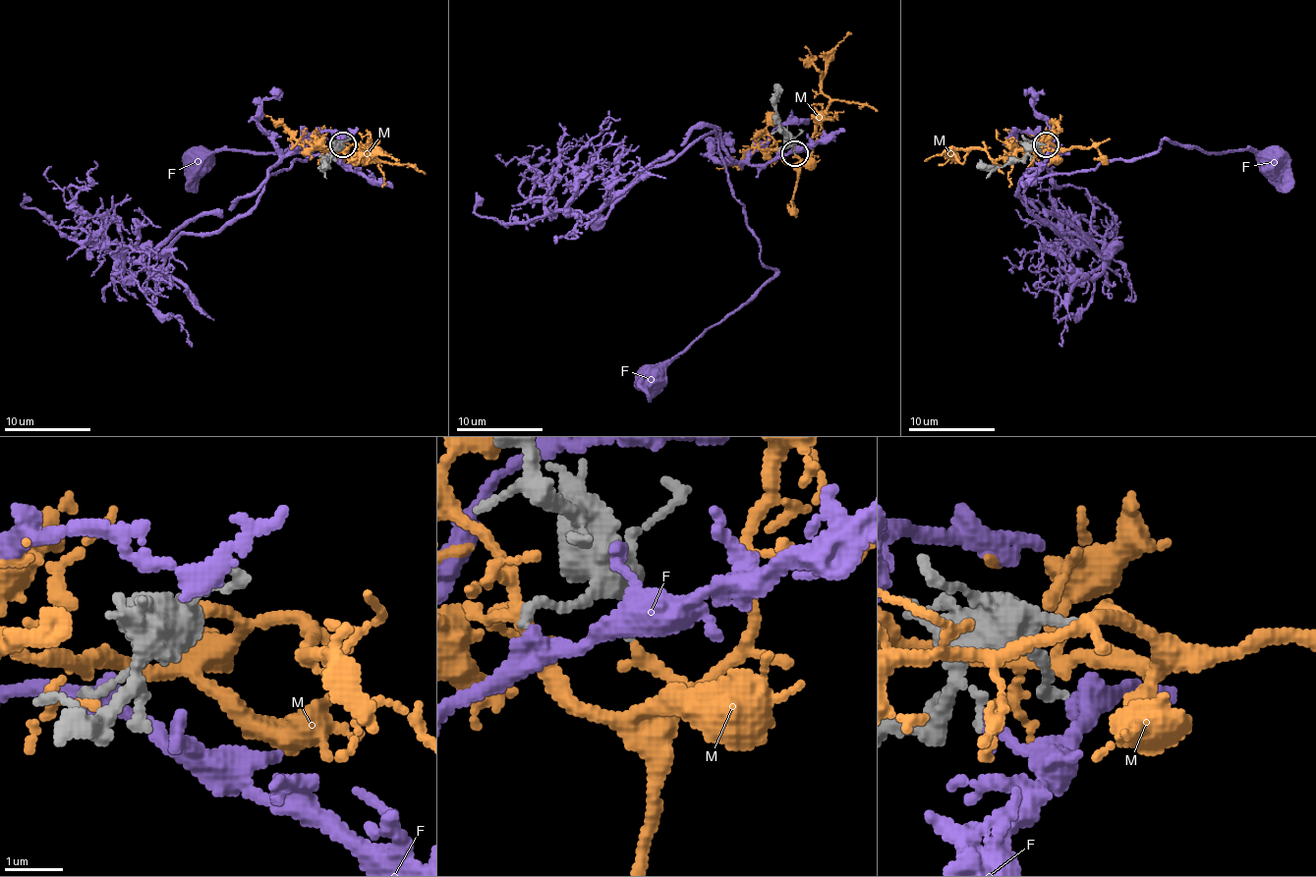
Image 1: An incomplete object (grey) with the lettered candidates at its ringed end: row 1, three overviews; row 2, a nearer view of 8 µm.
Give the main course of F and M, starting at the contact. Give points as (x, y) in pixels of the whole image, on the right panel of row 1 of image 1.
F: (1043, 156), (1056, 153), (1019, 187), (1152, 156), (1165, 138), (1201, 151), (1256, 149), (1269, 165)
M: (1045, 145), (996, 158), (982, 149), (947, 149), (924, 160)

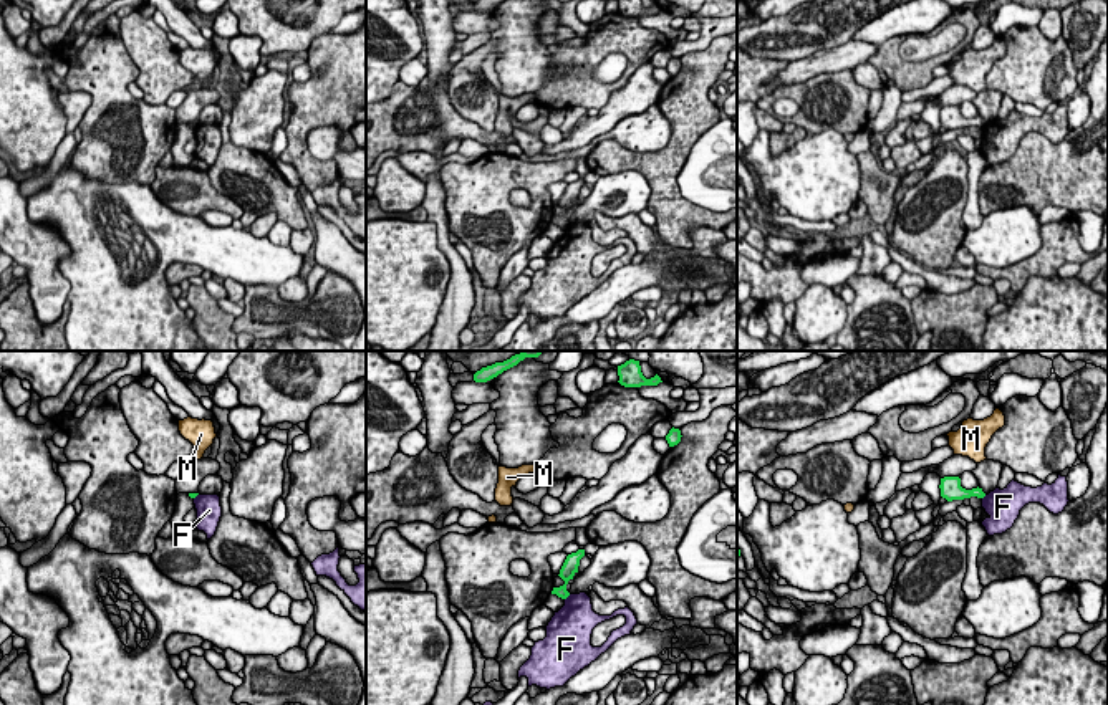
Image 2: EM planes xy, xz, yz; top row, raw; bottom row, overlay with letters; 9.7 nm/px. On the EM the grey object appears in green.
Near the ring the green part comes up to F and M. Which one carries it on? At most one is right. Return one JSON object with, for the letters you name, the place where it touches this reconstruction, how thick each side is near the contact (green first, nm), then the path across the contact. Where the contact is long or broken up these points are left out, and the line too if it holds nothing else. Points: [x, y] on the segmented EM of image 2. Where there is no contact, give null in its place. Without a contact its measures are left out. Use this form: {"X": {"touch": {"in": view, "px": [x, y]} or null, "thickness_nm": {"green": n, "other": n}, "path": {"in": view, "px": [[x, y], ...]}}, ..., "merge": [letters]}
{"M": {"touch": null}, "merge": ["M"]}

